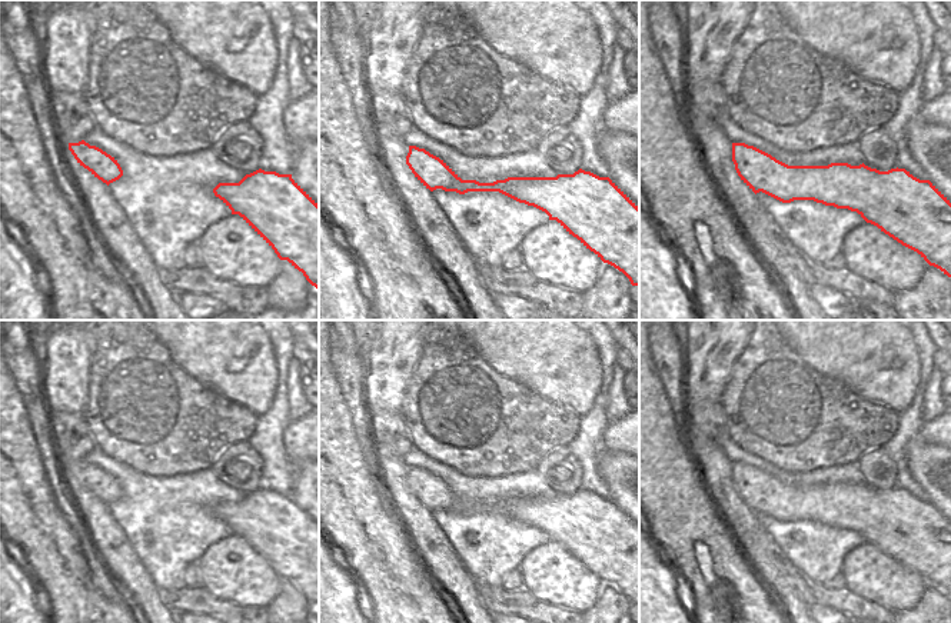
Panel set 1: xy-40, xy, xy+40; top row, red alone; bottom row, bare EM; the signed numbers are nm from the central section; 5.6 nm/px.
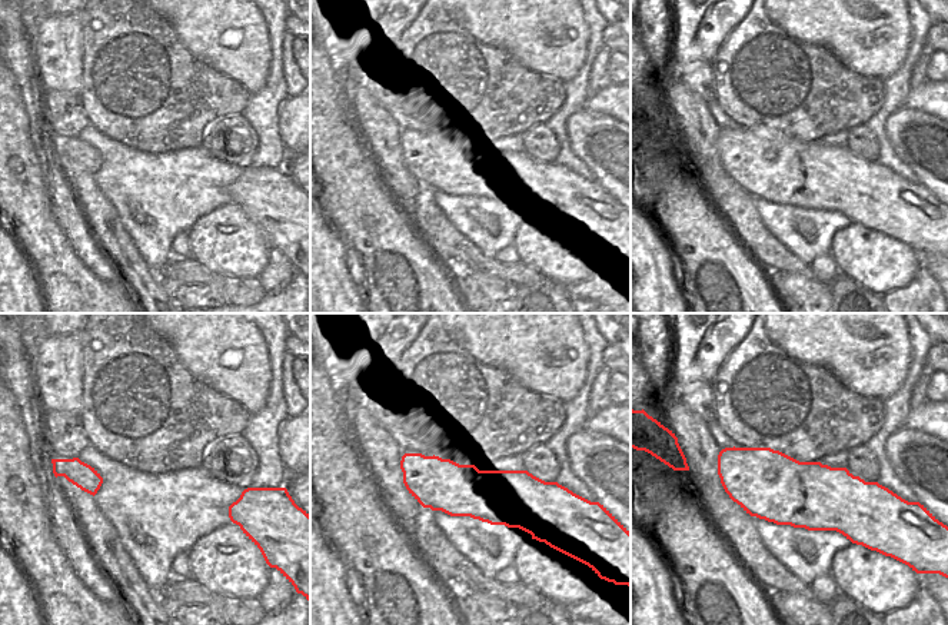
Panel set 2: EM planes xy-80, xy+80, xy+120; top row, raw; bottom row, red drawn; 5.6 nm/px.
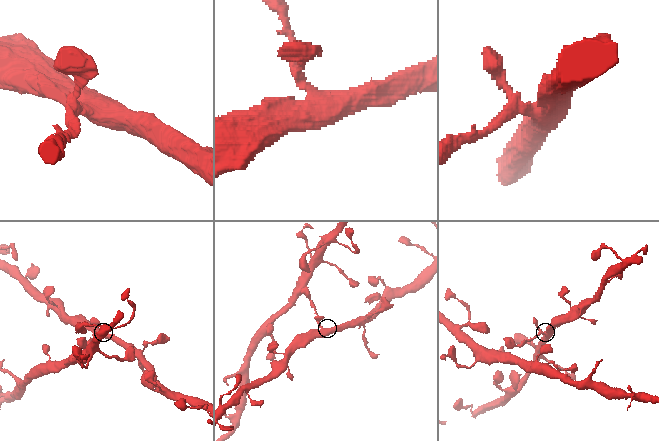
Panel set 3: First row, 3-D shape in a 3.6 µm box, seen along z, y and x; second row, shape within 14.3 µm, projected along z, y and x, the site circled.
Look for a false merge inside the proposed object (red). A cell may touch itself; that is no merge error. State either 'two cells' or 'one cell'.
one cell

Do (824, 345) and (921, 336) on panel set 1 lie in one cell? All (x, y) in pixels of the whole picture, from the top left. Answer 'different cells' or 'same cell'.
different cells

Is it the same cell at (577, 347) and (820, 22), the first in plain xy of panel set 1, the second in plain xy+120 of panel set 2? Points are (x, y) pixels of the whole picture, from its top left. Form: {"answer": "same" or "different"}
{"answer": "same"}

